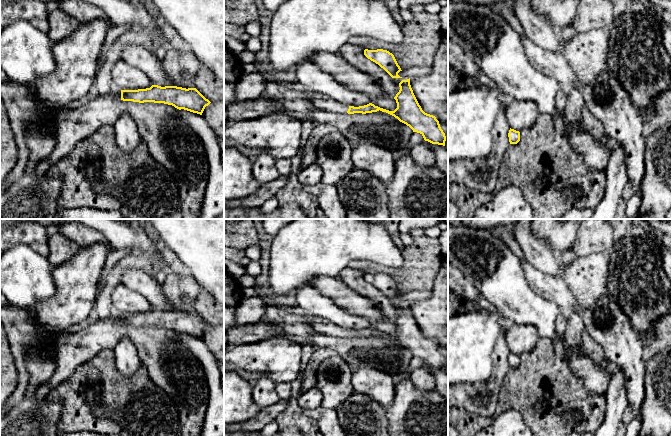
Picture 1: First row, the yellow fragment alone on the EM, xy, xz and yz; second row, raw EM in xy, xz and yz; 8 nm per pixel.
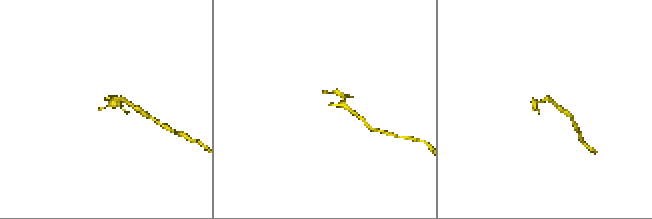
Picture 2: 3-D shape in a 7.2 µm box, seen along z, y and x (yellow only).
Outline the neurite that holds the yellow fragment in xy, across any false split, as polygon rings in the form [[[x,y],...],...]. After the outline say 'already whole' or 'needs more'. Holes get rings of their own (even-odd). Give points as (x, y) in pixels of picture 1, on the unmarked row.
[[[152,309],[150,312],[138,314],[121,314],[121,324],[133,326],[154,326],[172,329],[181,334],[187,334],[202,339],[206,330],[211,326],[196,312],[177,310]]] | already whole

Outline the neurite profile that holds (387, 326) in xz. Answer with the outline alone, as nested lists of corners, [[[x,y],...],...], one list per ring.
[[[388,319],[375,323],[372,328],[389,335],[394,335],[397,332],[397,327],[394,321]]]

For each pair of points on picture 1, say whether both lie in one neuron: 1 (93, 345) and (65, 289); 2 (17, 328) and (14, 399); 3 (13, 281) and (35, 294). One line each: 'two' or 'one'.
1: two
2: one
3: one

